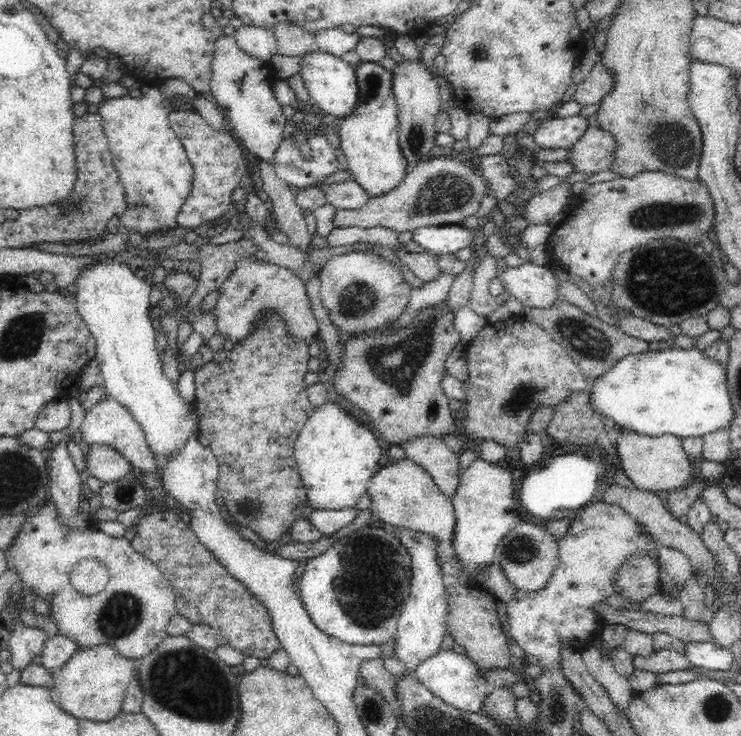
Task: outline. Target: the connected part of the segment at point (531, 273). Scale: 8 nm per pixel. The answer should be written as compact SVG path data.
M530 261L519 266L508 267L500 264L496 276L502 281L505 292L518 298L523 305L532 308L550 308L558 298L558 279L553 275L554 267L536 265Z

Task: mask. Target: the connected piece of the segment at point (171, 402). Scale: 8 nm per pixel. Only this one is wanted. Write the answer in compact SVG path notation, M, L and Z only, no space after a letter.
M111 255L102 260L94 262L90 266L84 266L80 274L76 276L77 291L74 294L78 312L92 336L96 341L95 359L101 374L101 385L109 398L119 402L132 416L142 430L150 452L156 461L170 459L179 454L183 445L190 439L193 430L197 428L197 422L190 419L190 409L185 406L180 393L174 389L174 384L165 376L162 370L161 355L156 351L154 334L156 330L154 321L149 316L149 296L151 285L145 283L144 279L136 277L125 261L111 258Z

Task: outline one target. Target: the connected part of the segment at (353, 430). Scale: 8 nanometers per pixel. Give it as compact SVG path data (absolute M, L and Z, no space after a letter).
M326 401L316 408L306 421L295 443L295 460L301 483L306 490L307 500L314 510L345 510L356 506L358 500L367 493L369 480L375 474L378 464L385 462L385 451L370 428L356 421L333 401Z

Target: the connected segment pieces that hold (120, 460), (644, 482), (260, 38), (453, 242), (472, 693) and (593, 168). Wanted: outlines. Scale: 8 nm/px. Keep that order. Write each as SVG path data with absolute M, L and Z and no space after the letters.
M106 445L88 447L85 462L90 476L96 477L102 483L124 479L133 470L128 460Z
M634 430L621 432L624 432L624 434L616 442L616 450L618 450L618 456L620 456L620 462L622 462L626 477L635 484L636 489L652 493L656 491L674 492L688 478L693 476L688 455L686 455L678 437L673 435L640 436L636 435Z
M244 24L241 28L236 29L234 35L237 45L244 52L260 60L269 61L272 55L277 52L276 39L272 29Z
M456 224L446 225L416 228L413 240L434 255L456 254L471 244L472 230Z
M441 649L421 662L412 672L418 681L434 696L441 698L445 704L474 714L483 711L484 698L490 688L480 669L468 656L456 653L453 649Z
M601 126L588 127L582 136L569 148L570 157L567 161L573 164L573 170L582 174L596 174L608 170L613 159L616 143L609 132L604 132Z

